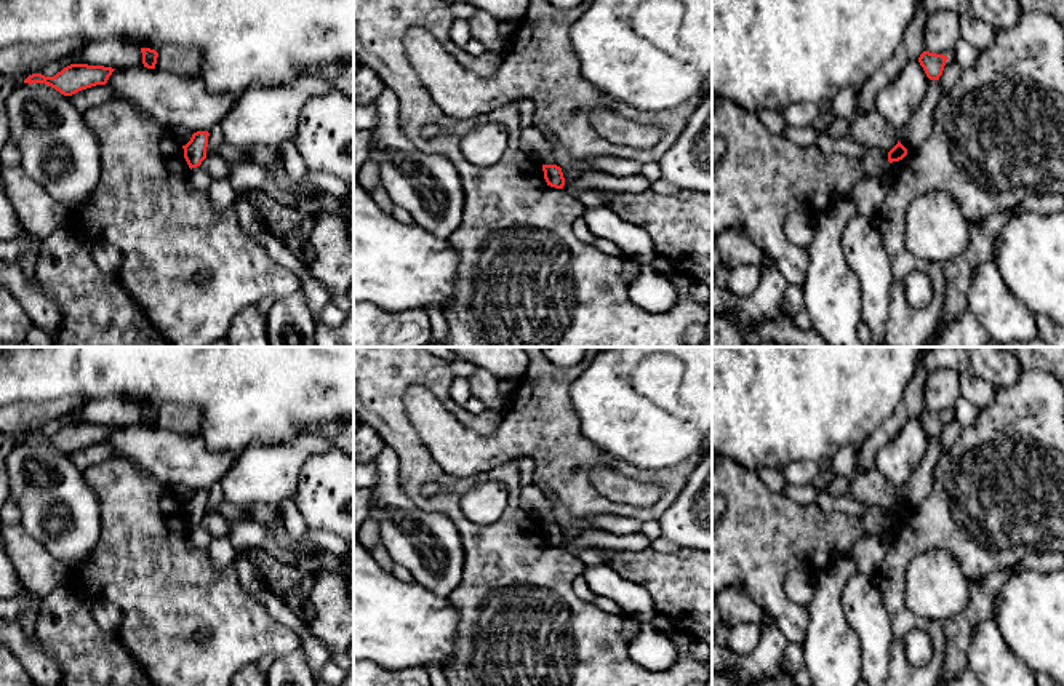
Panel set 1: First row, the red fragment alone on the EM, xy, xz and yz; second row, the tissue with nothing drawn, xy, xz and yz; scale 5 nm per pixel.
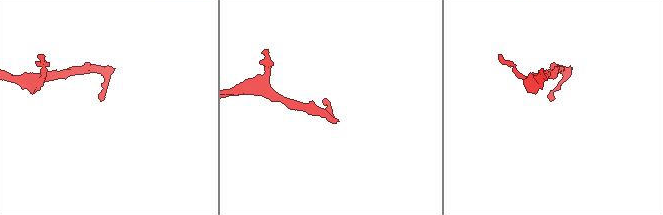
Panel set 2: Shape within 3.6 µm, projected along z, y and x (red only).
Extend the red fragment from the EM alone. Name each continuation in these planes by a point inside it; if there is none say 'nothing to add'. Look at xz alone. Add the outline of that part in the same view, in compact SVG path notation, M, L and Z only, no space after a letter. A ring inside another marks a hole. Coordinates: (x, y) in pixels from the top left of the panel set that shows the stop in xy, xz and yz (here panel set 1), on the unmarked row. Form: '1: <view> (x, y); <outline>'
nothing to add

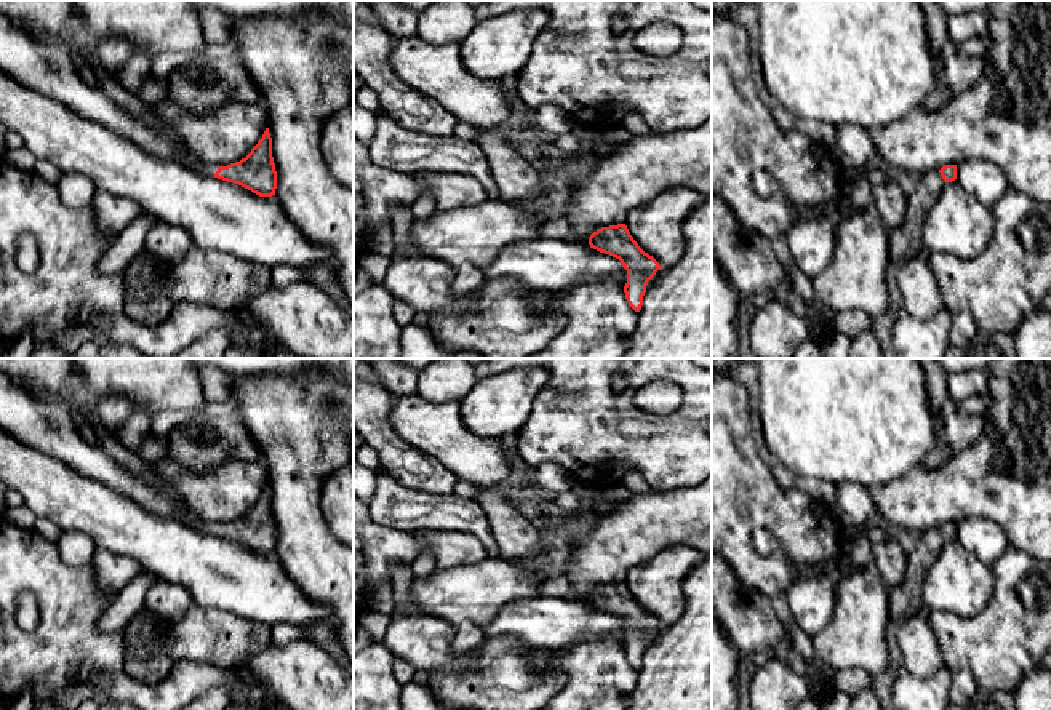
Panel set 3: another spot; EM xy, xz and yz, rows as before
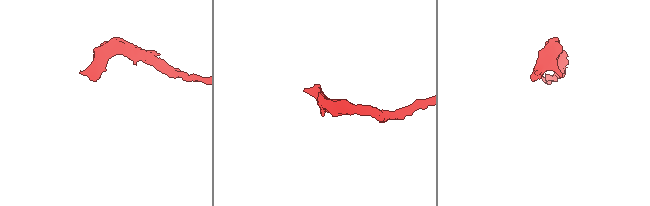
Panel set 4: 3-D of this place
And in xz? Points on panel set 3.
nothing to add

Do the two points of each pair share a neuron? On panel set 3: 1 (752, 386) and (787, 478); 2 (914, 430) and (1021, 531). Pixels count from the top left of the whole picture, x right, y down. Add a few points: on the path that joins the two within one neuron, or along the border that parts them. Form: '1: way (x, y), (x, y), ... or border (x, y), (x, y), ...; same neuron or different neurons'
1: way (754, 408), (757, 435), (768, 456); same neuron
2: border (922, 462), (890, 482); different neurons

